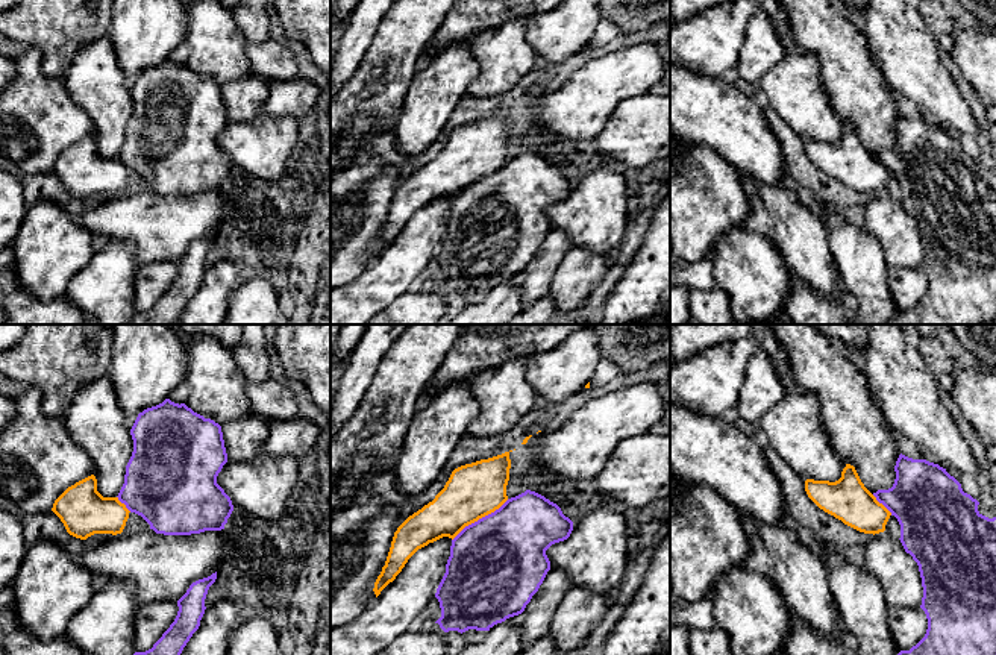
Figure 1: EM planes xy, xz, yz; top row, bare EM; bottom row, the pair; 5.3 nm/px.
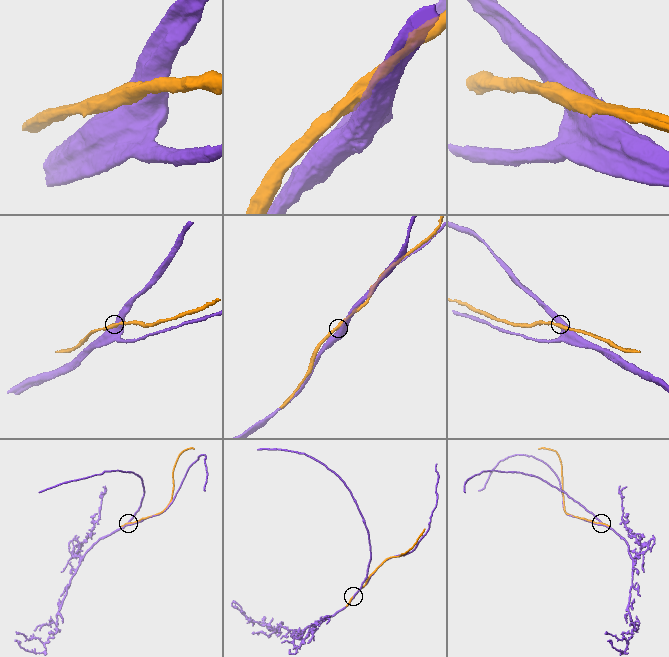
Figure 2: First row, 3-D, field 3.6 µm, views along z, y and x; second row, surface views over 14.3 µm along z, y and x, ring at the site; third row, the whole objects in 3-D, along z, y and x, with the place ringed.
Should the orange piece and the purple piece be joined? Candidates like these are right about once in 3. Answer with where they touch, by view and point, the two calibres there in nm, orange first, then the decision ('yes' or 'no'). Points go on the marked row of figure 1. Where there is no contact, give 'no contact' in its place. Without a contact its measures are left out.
xz (479, 517) | 300/480 nm | no

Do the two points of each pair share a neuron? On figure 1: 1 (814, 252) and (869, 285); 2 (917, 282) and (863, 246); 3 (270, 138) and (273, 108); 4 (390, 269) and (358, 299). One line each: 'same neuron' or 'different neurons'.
1: different neurons
2: different neurons
3: different neurons
4: same neuron

